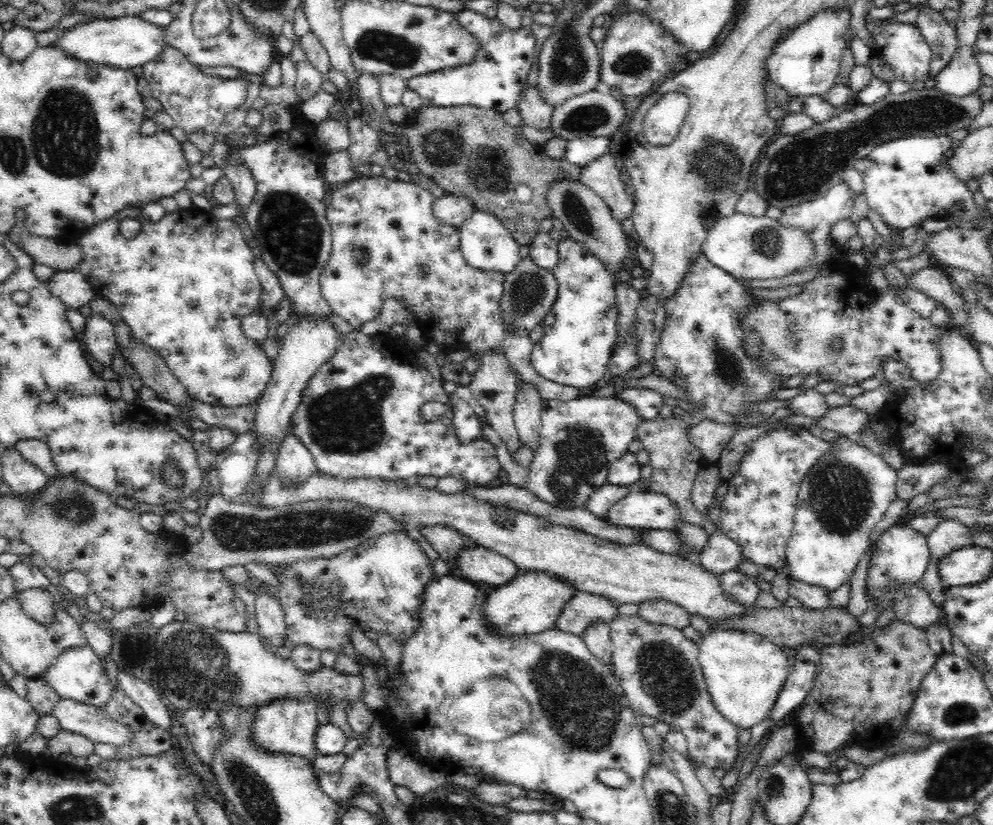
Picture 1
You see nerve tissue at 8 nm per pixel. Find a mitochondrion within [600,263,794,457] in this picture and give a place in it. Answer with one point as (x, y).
(727, 366)

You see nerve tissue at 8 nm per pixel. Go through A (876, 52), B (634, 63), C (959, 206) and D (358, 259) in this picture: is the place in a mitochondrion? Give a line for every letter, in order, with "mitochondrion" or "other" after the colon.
A: other
B: mitochondrion
C: mitochondrion
D: mitochondrion

